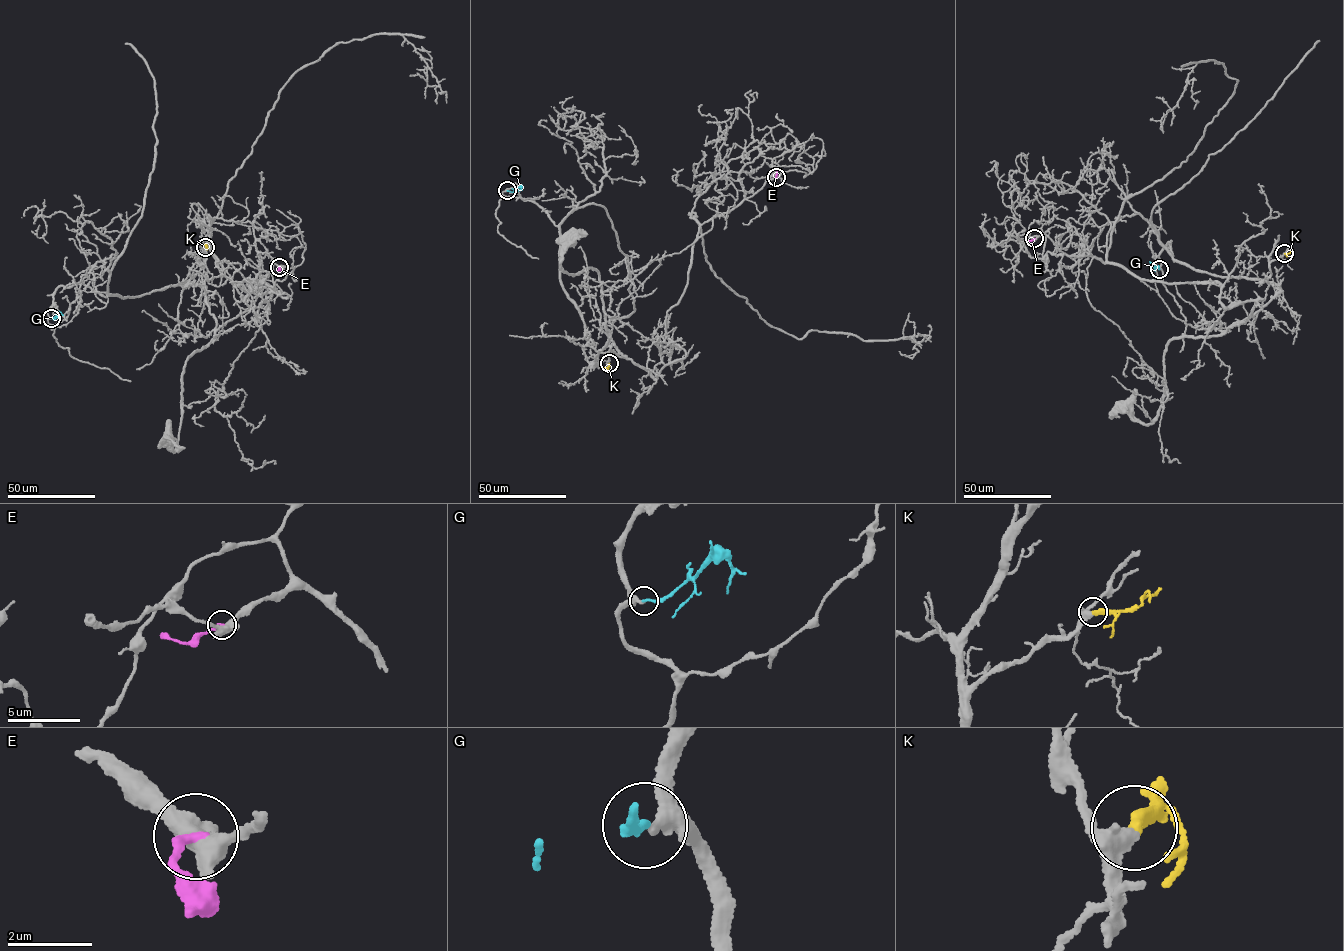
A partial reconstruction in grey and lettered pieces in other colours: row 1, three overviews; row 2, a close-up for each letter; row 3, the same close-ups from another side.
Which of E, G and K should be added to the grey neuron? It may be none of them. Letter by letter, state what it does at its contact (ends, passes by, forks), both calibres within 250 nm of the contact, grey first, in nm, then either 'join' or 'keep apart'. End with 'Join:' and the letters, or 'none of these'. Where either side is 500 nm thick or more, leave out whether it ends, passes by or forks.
E: calibres 550 and 200 nm; keep apart
G: it ends; calibres 280 and 170 nm; keep apart
K: it ends; calibres 320 and 300 nm; join
Join: K

